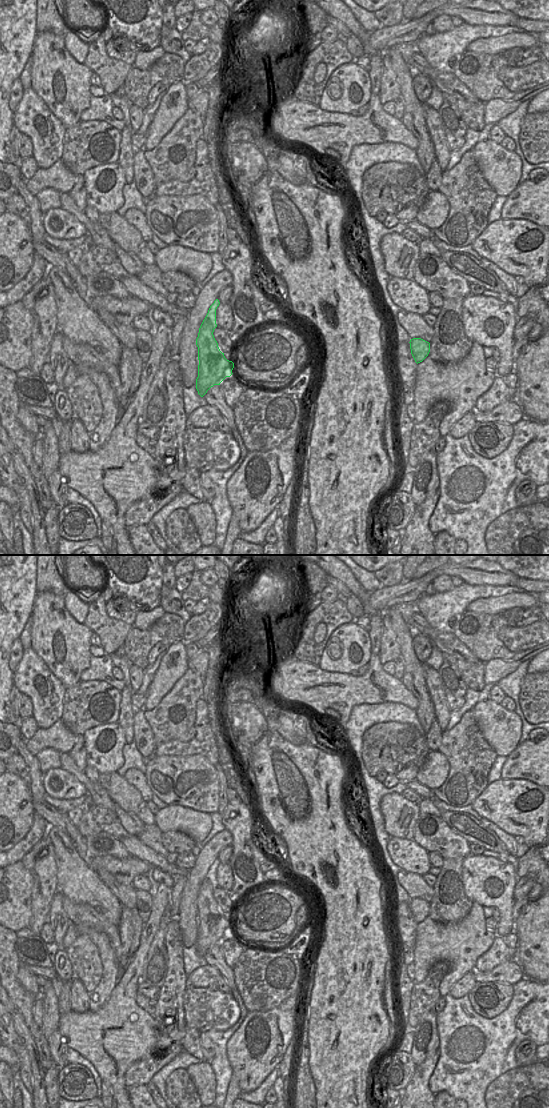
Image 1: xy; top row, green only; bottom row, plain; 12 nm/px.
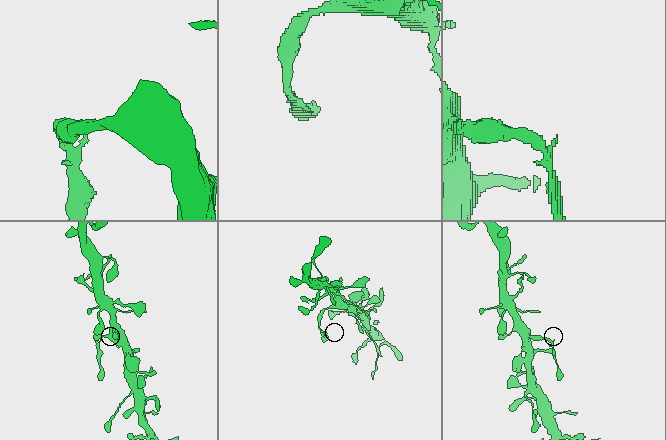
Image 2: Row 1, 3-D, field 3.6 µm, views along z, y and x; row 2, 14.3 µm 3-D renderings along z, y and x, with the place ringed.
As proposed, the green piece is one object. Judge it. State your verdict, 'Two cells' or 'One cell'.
One cell

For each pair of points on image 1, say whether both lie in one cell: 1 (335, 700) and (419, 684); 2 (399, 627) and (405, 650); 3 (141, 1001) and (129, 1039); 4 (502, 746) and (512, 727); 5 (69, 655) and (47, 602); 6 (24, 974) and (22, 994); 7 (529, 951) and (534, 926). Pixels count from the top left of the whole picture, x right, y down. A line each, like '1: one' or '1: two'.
1: two
2: one
3: two
4: one
5: one
6: two
7: one

